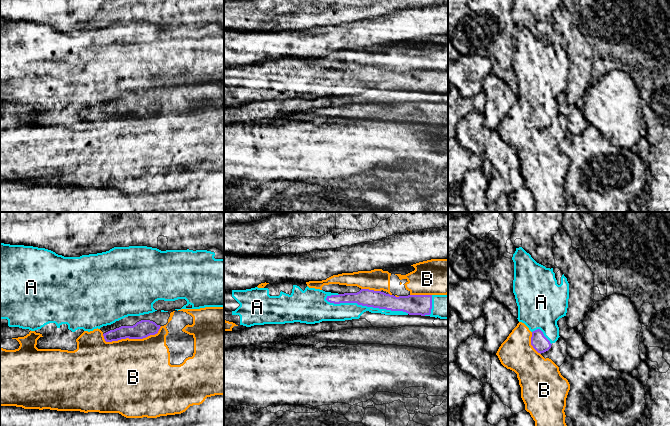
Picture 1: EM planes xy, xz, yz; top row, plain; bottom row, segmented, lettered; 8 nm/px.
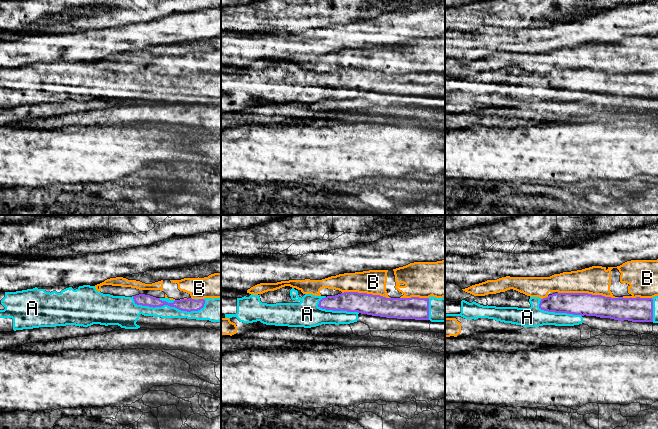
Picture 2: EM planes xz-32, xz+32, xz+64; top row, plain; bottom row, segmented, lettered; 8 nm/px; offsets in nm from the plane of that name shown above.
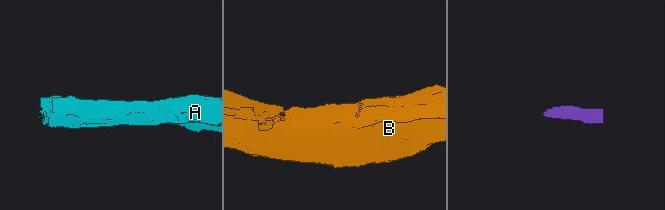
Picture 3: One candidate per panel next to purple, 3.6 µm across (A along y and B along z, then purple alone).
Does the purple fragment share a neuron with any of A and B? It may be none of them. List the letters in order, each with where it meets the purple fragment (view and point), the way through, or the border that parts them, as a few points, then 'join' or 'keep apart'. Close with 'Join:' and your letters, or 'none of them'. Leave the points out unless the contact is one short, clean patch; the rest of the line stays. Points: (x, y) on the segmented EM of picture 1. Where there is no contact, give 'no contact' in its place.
A: meets purple in xz at (367, 306); join
B: meets purple in xy at (131, 338); keep apart
Join: A

